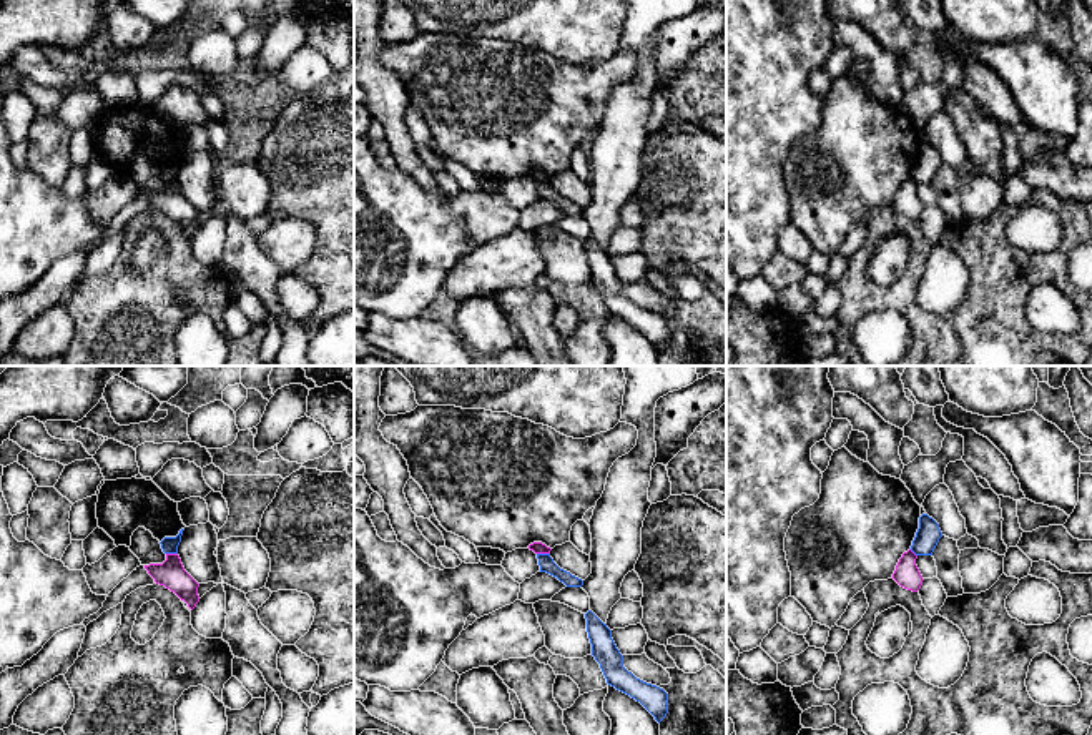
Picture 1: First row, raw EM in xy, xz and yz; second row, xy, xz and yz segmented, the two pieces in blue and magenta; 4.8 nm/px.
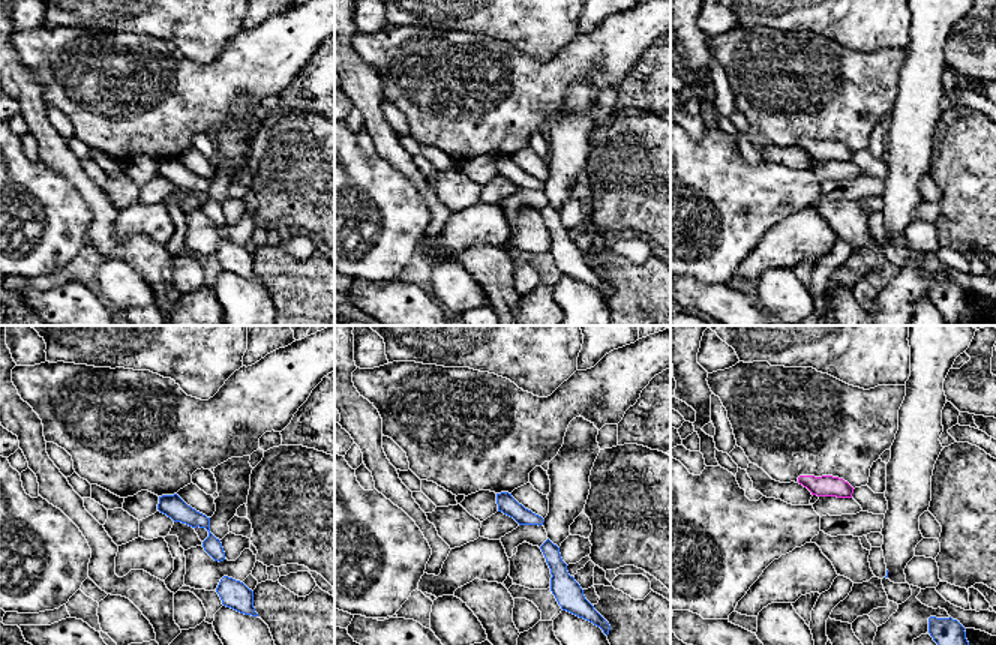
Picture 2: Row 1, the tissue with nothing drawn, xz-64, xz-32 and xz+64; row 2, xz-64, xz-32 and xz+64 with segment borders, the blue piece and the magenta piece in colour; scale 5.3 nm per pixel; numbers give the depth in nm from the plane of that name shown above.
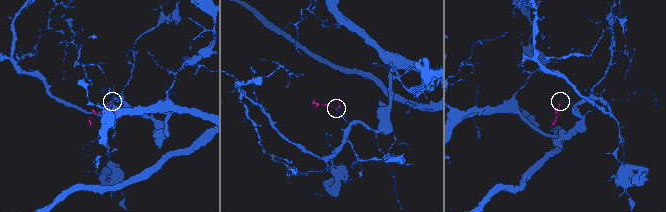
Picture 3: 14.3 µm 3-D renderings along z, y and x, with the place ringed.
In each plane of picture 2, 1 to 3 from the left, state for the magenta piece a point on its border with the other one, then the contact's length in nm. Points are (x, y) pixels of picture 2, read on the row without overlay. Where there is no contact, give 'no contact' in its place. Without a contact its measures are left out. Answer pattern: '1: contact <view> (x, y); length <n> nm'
1: no contact
2: no contact
3: no contact

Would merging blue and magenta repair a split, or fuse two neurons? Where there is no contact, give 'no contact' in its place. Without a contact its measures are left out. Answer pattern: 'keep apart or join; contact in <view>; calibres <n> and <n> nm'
keep apart; contact in xz; calibres 70 and 60 nm

